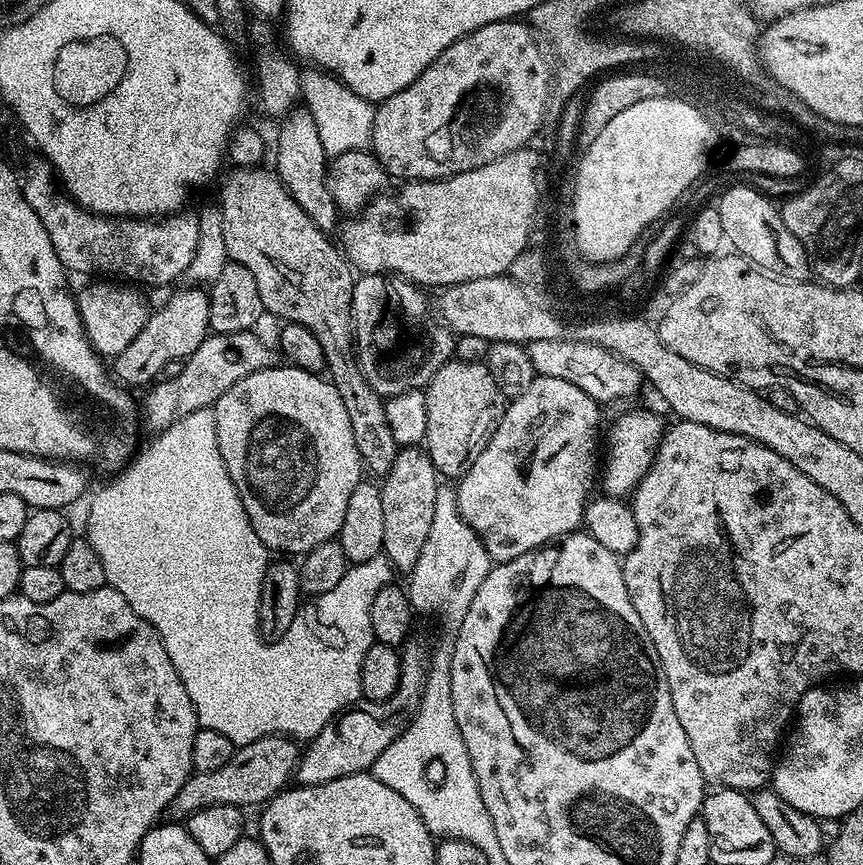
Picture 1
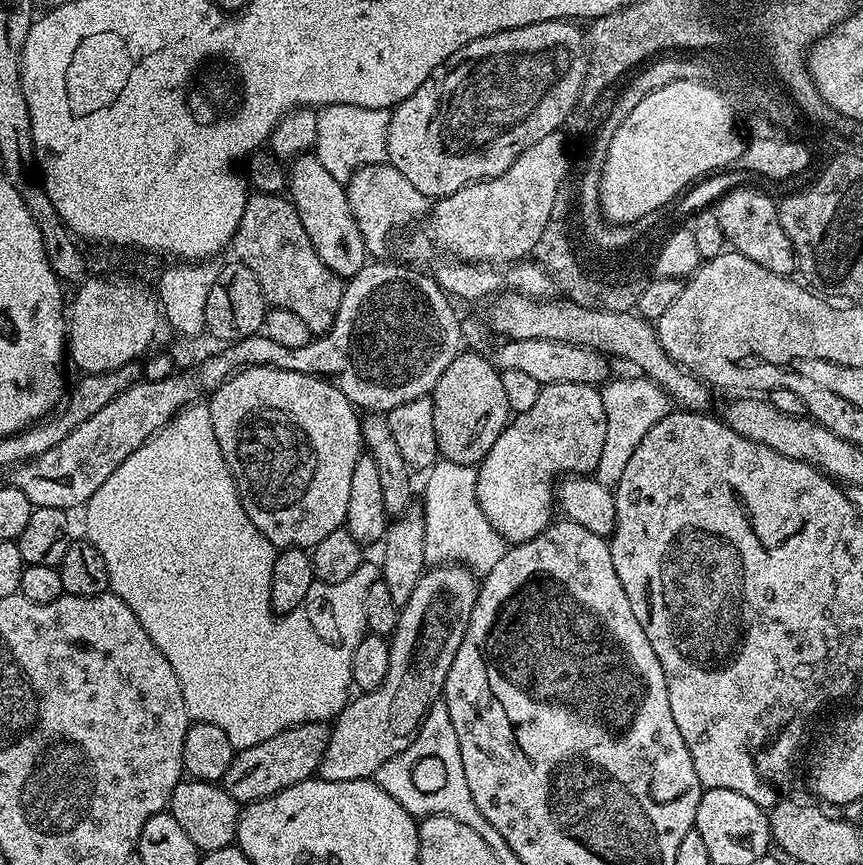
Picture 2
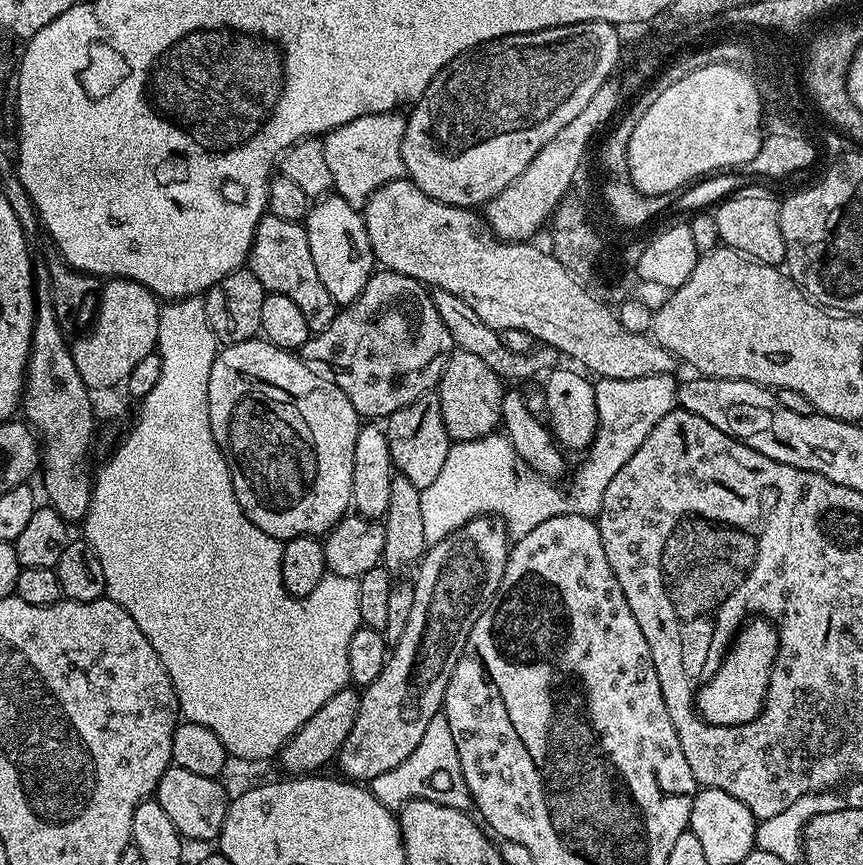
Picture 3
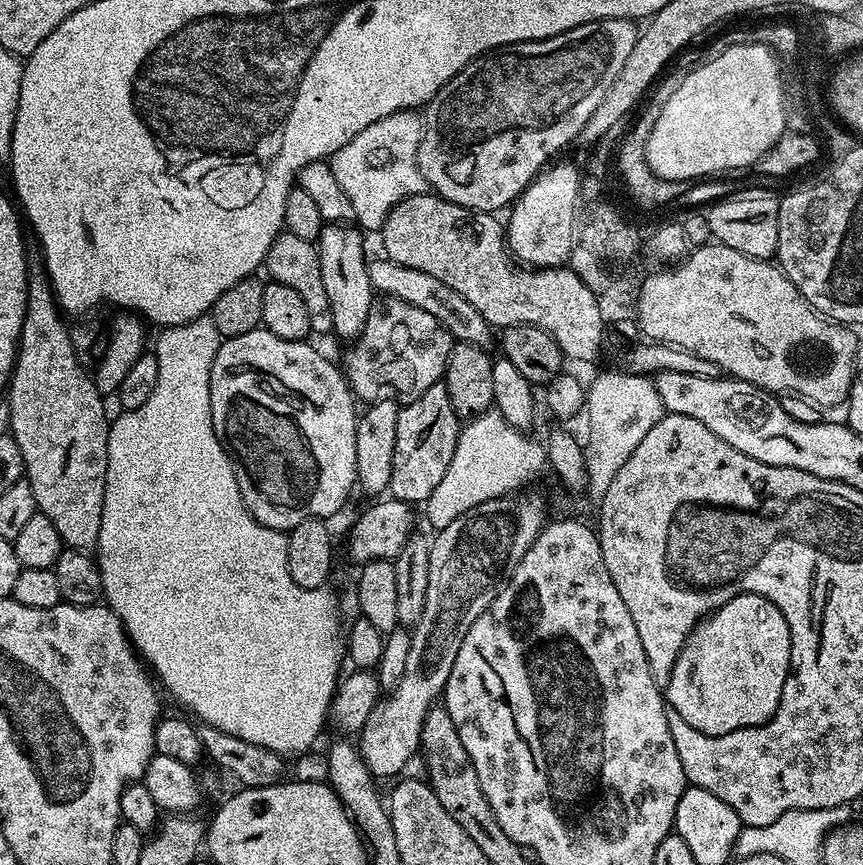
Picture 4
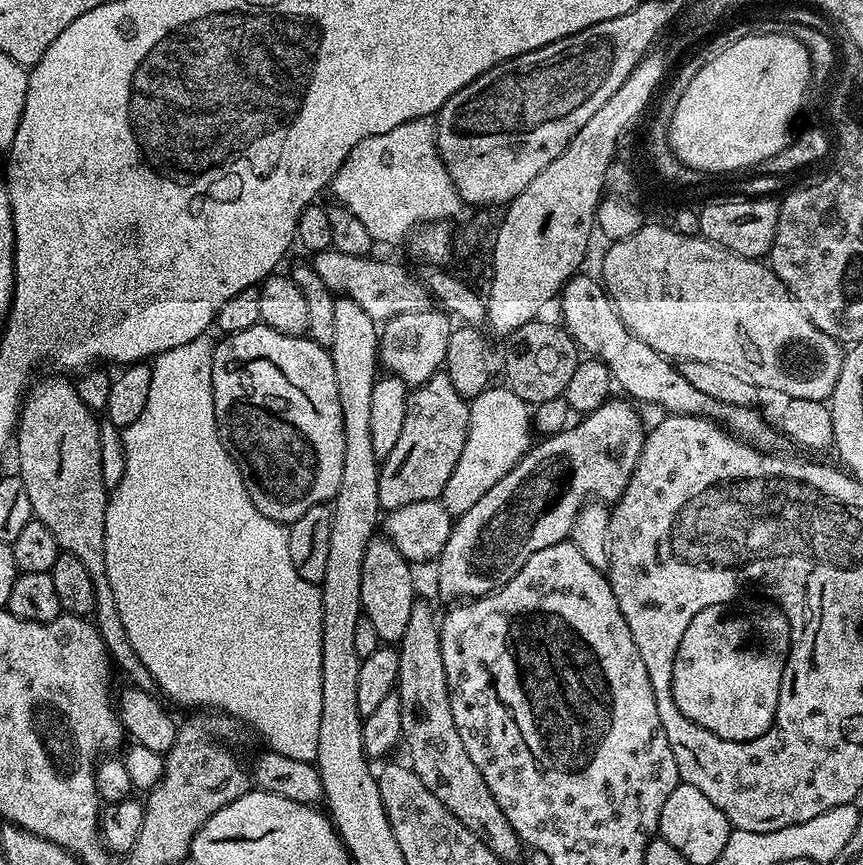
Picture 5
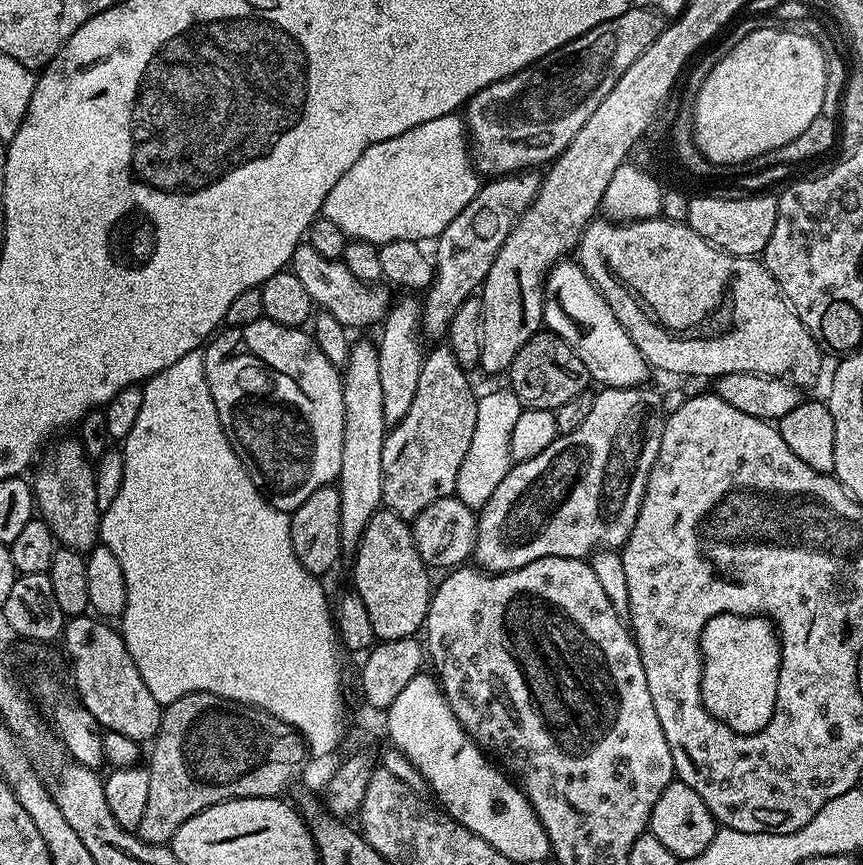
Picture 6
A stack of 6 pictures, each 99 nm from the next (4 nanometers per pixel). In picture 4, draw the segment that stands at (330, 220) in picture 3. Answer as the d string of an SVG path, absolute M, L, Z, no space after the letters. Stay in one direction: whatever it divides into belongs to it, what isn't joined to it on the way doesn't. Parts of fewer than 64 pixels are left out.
M325 223L316 250L322 266L326 299L330 302L332 332L340 335L344 342L351 342L360 335L374 299L374 289L368 273L370 260L369 257L364 257L364 239L365 233L351 223Z

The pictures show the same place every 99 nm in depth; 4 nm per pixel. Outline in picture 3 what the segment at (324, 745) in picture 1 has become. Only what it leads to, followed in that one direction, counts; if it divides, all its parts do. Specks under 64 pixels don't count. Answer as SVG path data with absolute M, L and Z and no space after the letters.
M476 516L466 522L466 526L442 538L442 542L431 545L419 561L415 569L416 580L412 584L414 607L410 609L406 630L402 630L402 638L398 638L391 649L382 674L378 674L370 687L363 689L354 726L350 734L346 734L346 742L342 742L338 765L340 764L341 770L345 772L341 773L349 781L372 781L378 778L378 774L386 774L386 770L394 769L398 762L405 762L421 742L430 720L442 712L446 686L454 674L454 666L458 666L458 658L462 658L466 638L470 638L474 622L478 622L482 610L498 590L508 561L510 539L492 520L495 519Z

